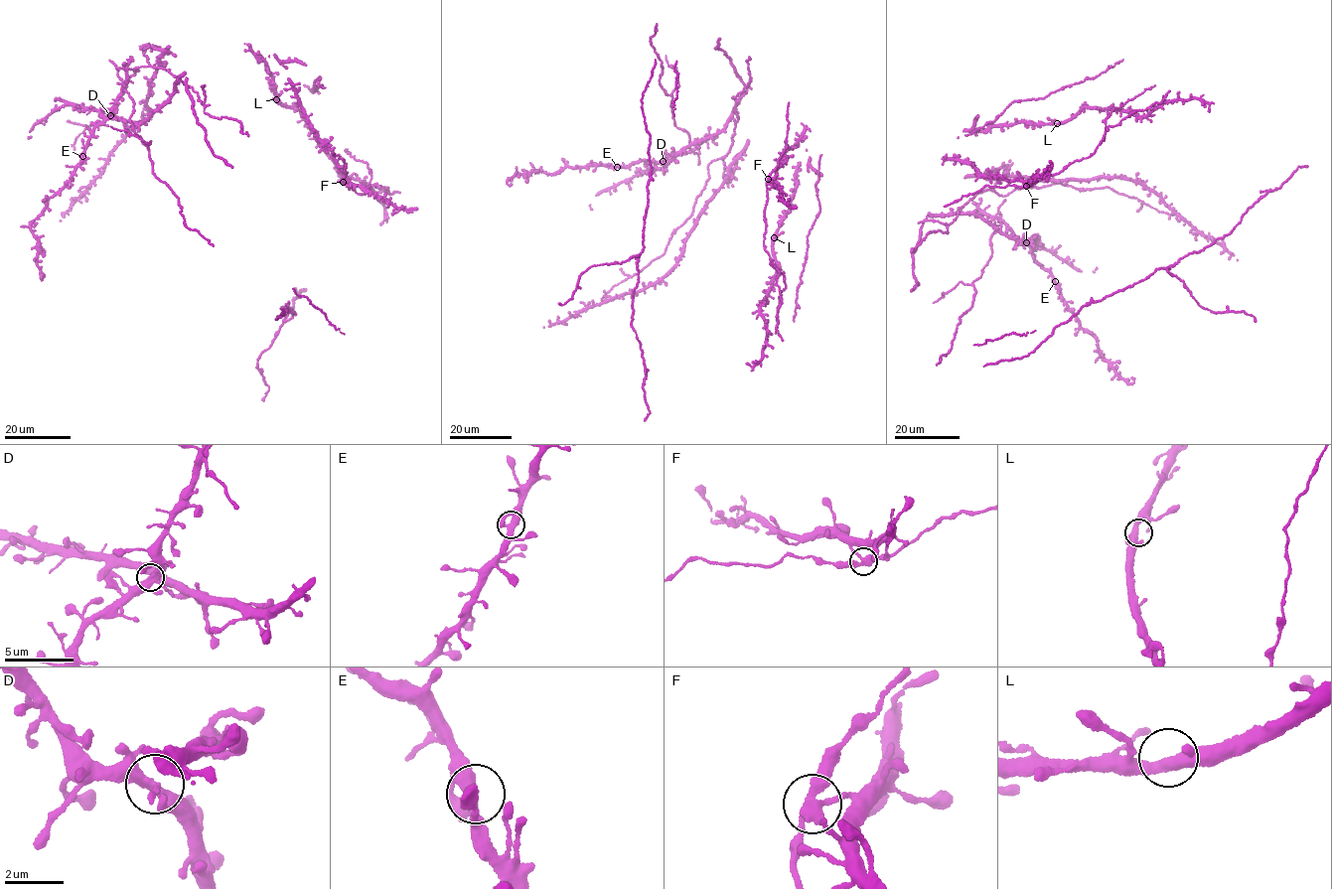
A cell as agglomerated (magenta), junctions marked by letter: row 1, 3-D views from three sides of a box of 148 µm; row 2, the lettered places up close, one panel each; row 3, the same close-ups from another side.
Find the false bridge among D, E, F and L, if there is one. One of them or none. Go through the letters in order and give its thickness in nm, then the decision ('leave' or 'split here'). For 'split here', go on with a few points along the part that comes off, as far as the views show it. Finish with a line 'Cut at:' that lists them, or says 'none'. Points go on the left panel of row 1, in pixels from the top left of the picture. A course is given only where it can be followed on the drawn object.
D: 360 nm thick; leave
E: 400 nm thick; leave
F: 360 nm thick; leave
L: 360 nm thick; leave
Cut at: none

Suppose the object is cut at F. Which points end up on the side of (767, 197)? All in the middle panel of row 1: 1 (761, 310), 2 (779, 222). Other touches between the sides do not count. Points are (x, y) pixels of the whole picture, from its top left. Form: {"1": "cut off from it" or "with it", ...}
{"1": "cut off from it", "2": "cut off from it"}

